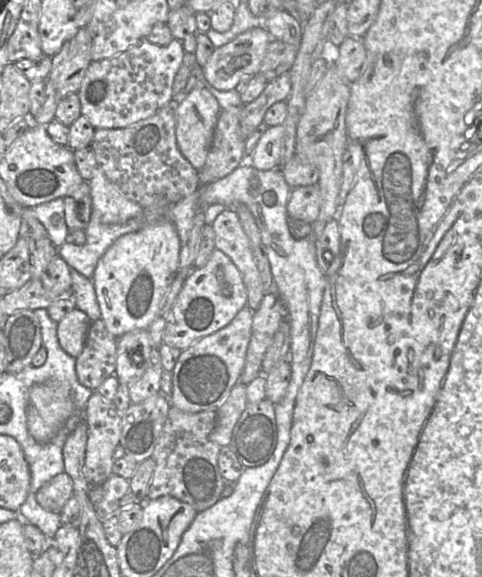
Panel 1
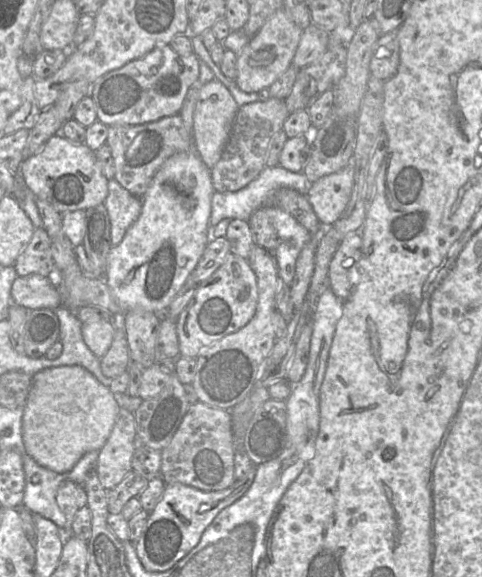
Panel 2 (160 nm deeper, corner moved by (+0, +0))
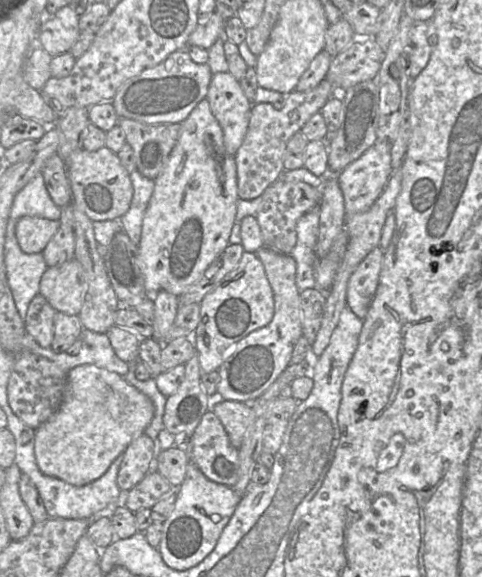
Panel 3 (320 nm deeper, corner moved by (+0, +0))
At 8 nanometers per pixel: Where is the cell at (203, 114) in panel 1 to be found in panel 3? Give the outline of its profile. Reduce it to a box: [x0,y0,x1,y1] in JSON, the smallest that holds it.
[206,71,252,155]

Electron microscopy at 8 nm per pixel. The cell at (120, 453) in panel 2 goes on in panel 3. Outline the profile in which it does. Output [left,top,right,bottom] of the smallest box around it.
[117,433,158,491]

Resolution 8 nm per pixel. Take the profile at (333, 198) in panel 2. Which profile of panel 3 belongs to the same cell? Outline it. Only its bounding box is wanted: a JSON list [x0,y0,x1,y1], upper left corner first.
[337,143,392,217]

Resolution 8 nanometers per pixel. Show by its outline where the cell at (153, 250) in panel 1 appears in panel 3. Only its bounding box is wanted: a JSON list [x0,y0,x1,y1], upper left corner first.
[138,98,238,297]

